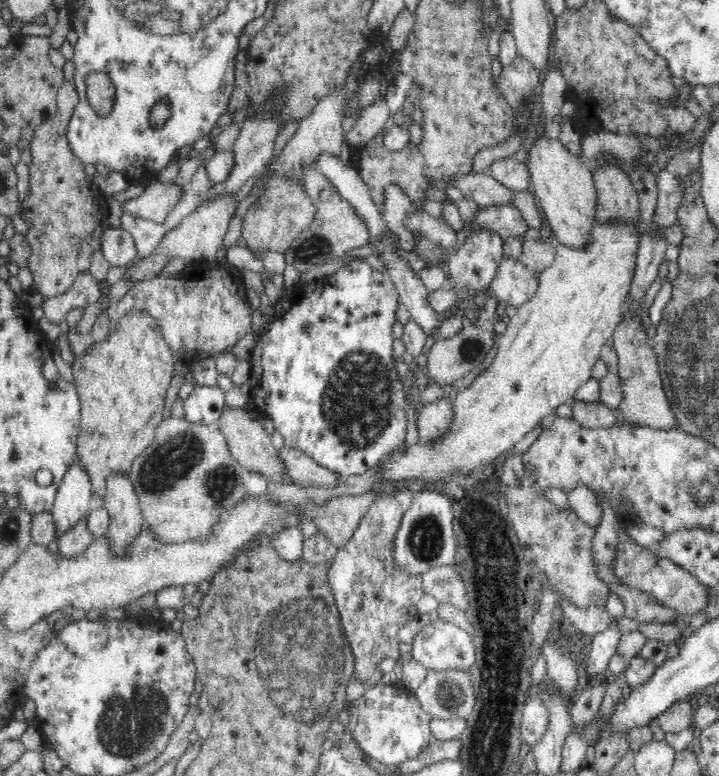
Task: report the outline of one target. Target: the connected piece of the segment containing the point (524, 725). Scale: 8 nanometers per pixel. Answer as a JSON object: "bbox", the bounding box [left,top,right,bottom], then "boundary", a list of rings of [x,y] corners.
{"bbox":[521,694,549,747],"boundary":[[[536,694],[522,708],[521,737],[532,747],[544,736],[549,724],[549,712]]]}

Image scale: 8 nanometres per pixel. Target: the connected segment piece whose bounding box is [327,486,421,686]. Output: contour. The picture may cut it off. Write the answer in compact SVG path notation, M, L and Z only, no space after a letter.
M410 486L392 490L382 495L374 501L366 512L360 526L354 532L354 536L337 549L336 556L328 566L327 579L332 594L334 595L335 605L338 606L339 620L345 630L345 635L350 641L350 648L354 653L355 672L353 678L359 682L367 683L371 686L380 684L382 671L380 661L384 658L398 658L398 644L401 639L400 630L406 622L413 621L417 613L417 603L421 595L420 576L402 576L402 572L397 570L391 559L391 544L395 535L395 530L399 525L402 515L410 506L413 494Z

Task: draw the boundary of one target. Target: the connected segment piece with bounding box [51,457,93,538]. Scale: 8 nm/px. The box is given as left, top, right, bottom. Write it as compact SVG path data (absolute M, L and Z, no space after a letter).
M77 457L58 485L51 509L58 527L56 538L67 528L74 526L75 522L87 516L92 491L90 475Z

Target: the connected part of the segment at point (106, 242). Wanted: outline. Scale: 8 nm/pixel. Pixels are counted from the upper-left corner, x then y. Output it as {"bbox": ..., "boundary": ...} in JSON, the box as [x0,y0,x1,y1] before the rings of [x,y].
{"bbox":[102,227,138,268],"boundary":[[[111,227],[102,238],[102,256],[112,268],[126,268],[138,256],[132,235],[123,229]]]}

